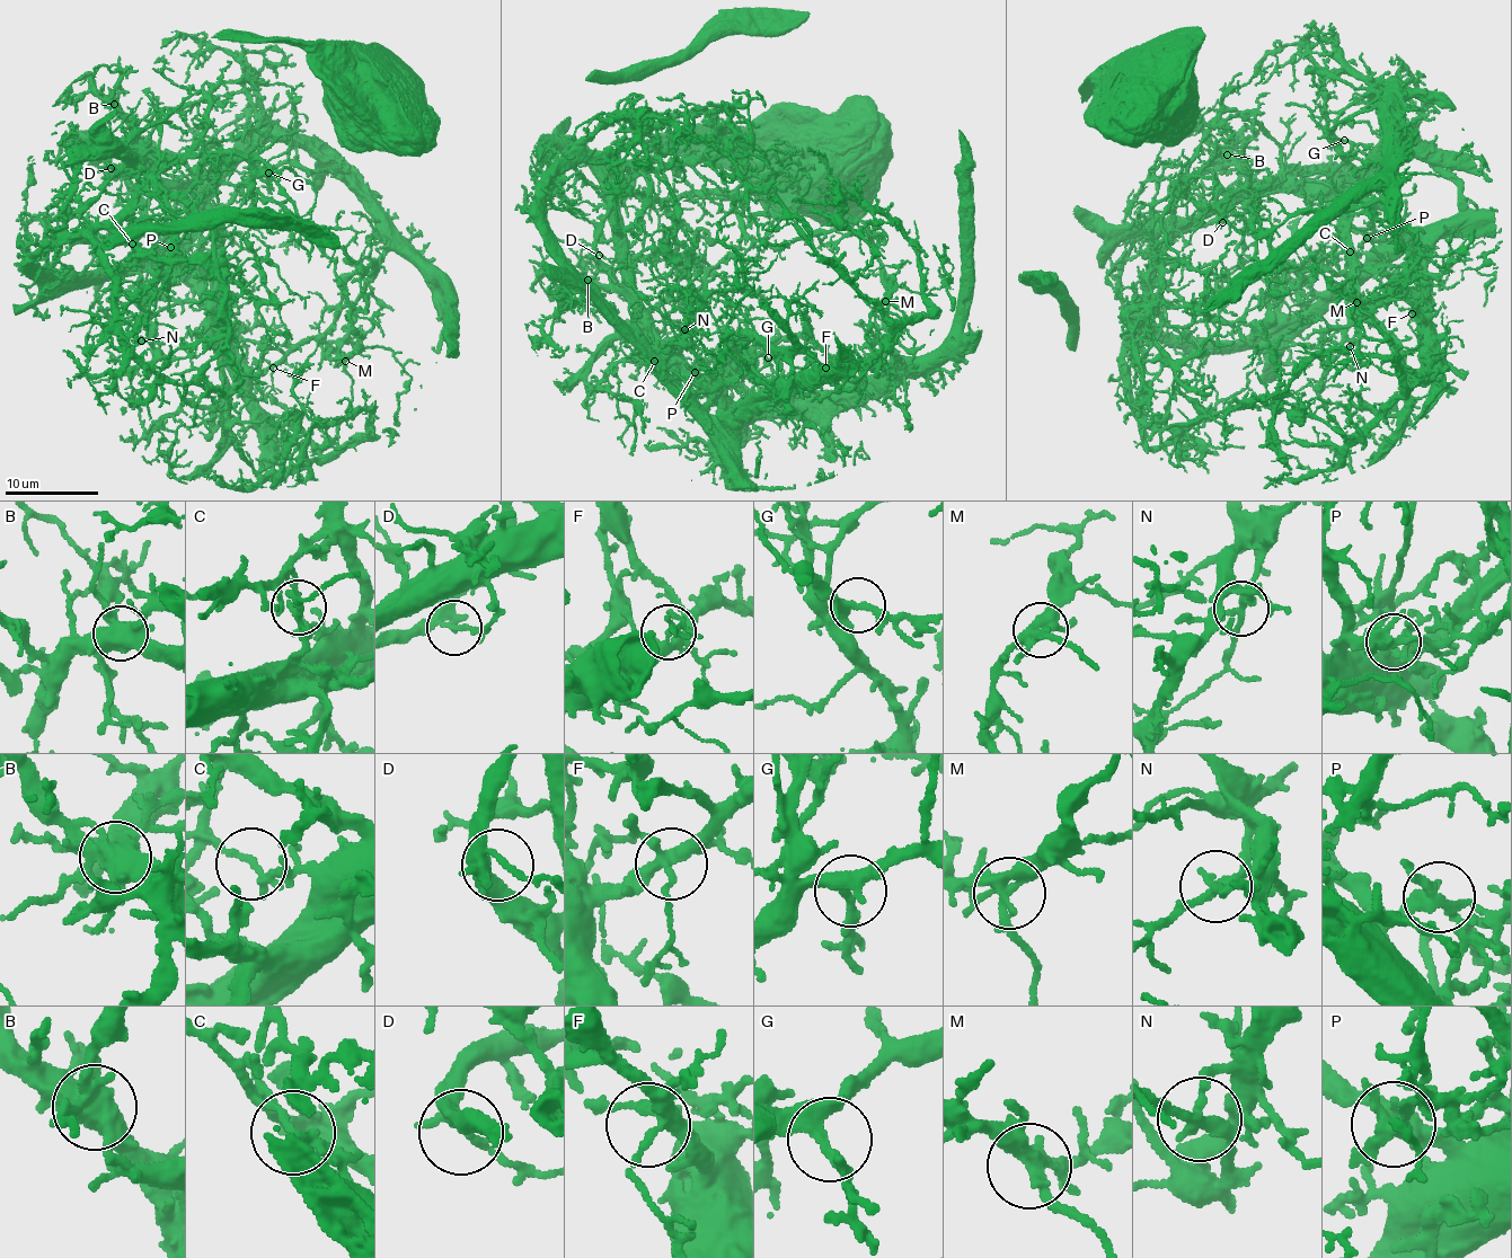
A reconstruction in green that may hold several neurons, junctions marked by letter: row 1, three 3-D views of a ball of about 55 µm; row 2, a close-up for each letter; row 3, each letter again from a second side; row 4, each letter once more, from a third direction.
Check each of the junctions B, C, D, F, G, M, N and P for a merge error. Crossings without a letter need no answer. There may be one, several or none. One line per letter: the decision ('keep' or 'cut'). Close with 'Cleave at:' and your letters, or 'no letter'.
B: cut
C: cut
D: keep
F: keep
G: keep
M: keep
N: cut
P: cut
Cleave at: B, C, N, P

